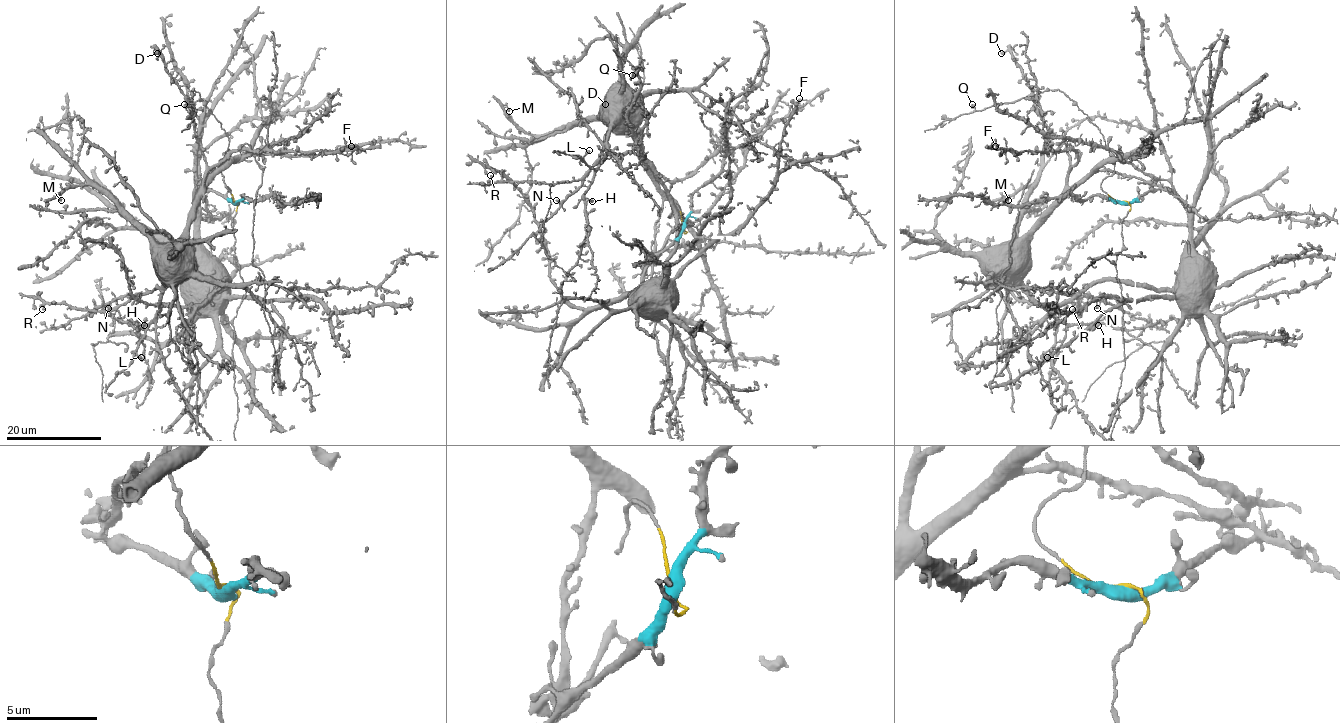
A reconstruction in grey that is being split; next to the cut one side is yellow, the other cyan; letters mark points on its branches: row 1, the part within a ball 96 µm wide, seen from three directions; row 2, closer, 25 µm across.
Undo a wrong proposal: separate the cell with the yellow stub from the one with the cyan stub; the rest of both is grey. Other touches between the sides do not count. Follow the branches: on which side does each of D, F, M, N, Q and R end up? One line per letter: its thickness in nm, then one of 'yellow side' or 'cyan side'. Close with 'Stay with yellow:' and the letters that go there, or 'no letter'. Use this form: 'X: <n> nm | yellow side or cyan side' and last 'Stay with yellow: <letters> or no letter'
D: 440 nm | yellow side
F: 300 nm | yellow side
M: 280 nm | yellow side
N: 220 nm | yellow side
Q: 500 nm | yellow side
R: 200 nm | yellow side
Stay with yellow: D, F, M, N, Q, R

